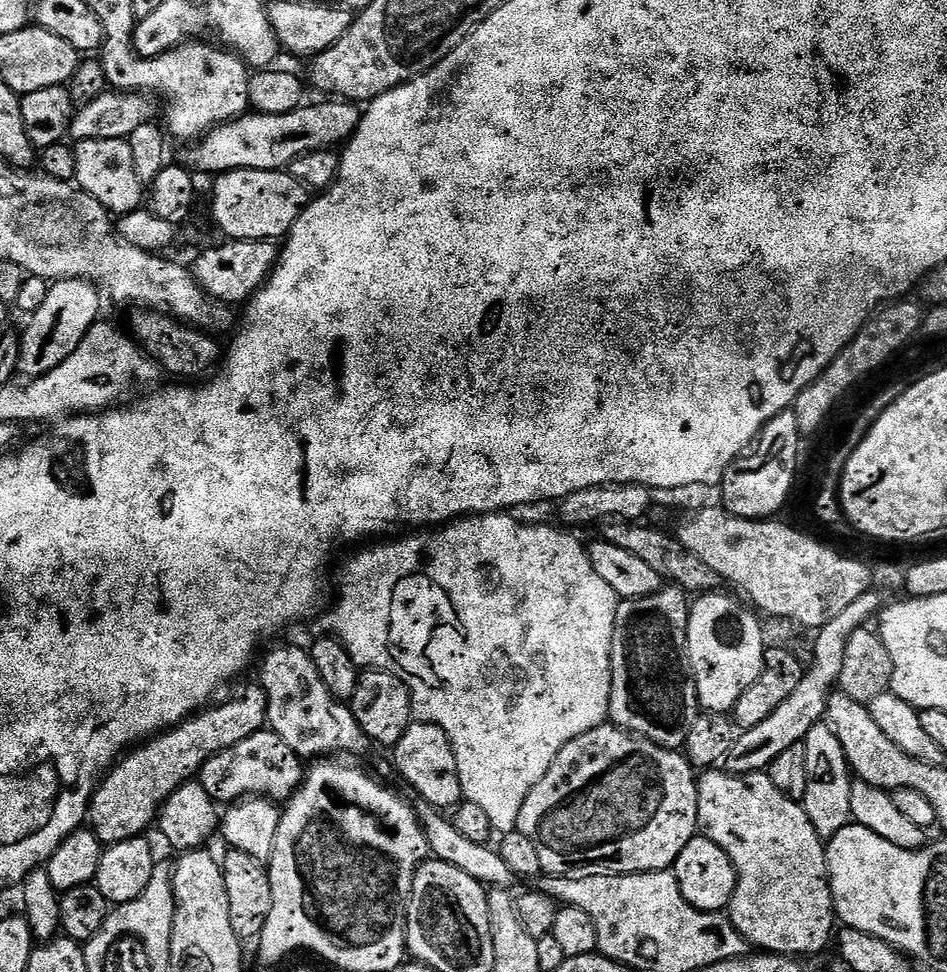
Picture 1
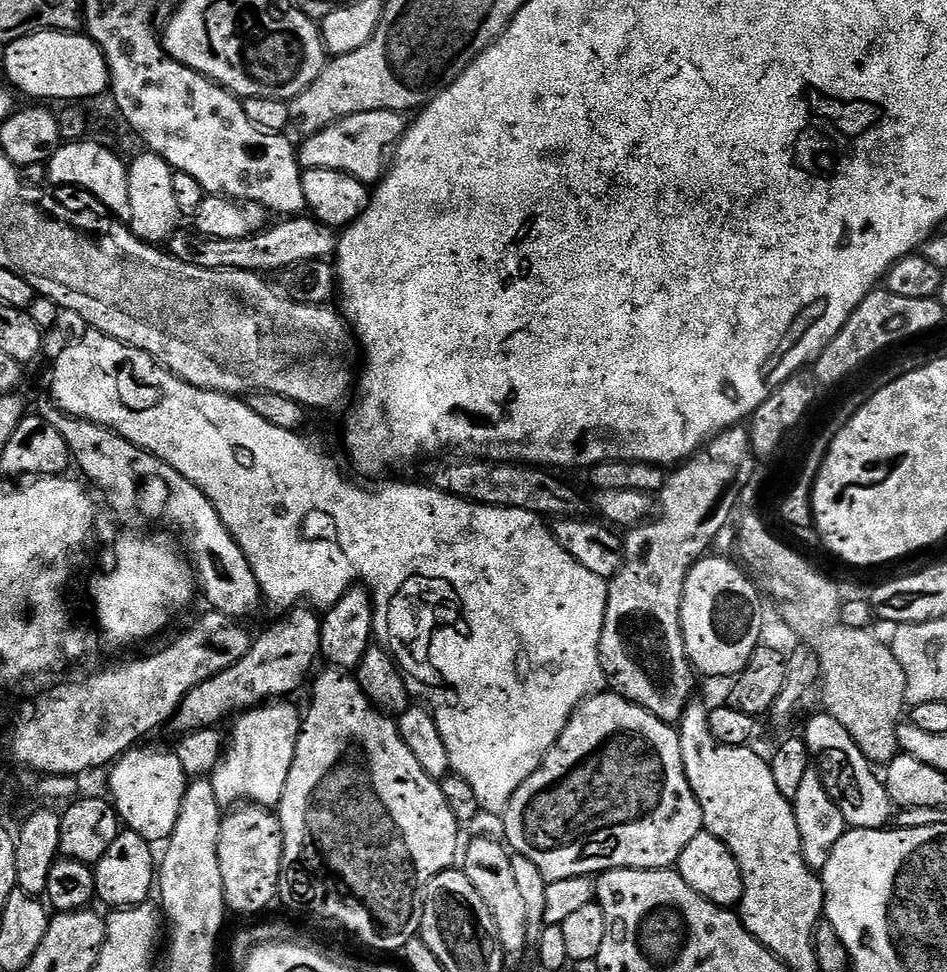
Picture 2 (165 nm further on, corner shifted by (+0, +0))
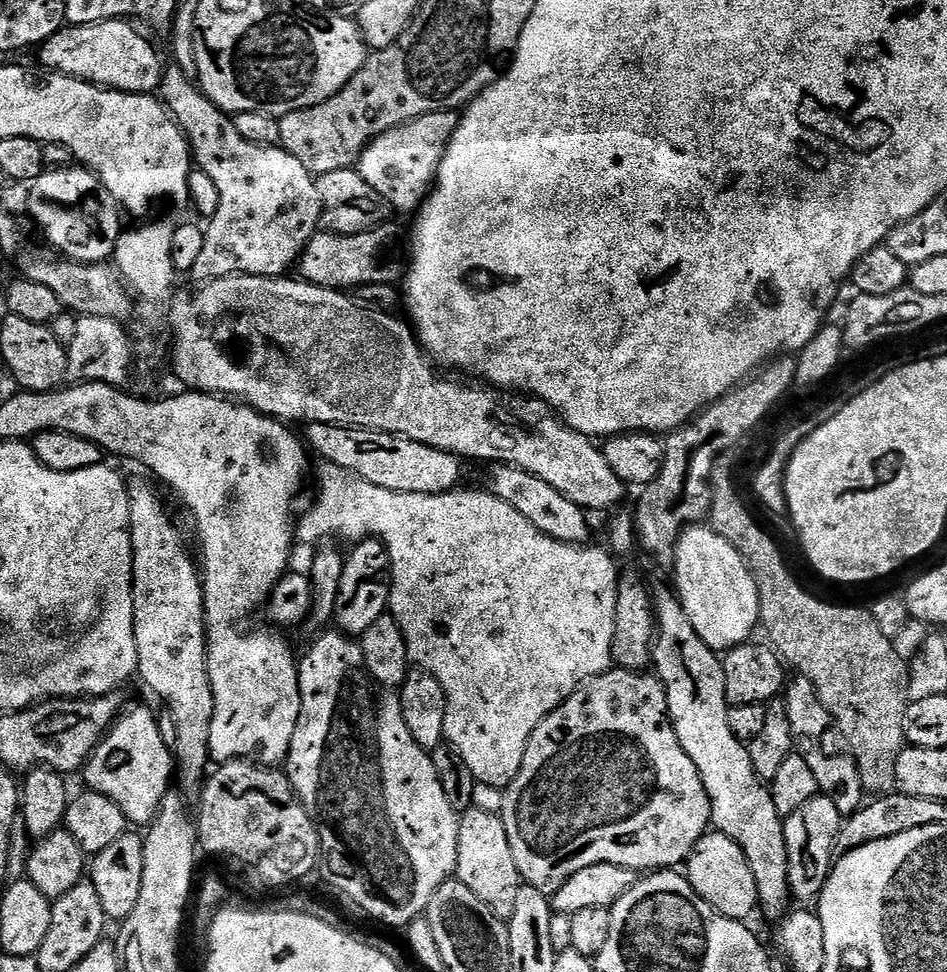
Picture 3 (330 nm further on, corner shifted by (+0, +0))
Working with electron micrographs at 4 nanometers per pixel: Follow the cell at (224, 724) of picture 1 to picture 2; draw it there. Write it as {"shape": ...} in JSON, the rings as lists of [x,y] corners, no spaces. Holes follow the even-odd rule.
{"shape":[[[308,606],[291,609],[289,616],[292,616],[289,620],[272,624],[261,636],[257,635],[250,650],[242,659],[234,662],[234,666],[194,686],[194,690],[186,694],[186,698],[180,703],[179,712],[174,717],[178,733],[211,729],[228,715],[231,717],[233,713],[239,714],[249,708],[258,708],[269,702],[291,697],[288,696],[291,692],[296,692],[303,686],[312,663],[320,656],[321,617]]]}

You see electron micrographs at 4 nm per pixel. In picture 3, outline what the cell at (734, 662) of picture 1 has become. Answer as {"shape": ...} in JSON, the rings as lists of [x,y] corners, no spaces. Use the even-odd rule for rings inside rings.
{"shape":[[[710,526],[685,528],[676,543],[675,564],[674,591],[690,618],[690,626],[698,630],[698,638],[717,654],[748,643],[751,632],[760,624],[758,586],[736,547]]]}

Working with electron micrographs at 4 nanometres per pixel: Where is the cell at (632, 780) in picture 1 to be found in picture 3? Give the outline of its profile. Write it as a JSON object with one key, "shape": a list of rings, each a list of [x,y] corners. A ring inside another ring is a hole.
{"shape":[[[619,666],[596,676],[581,684],[578,691],[566,701],[559,704],[546,719],[539,724],[530,734],[530,742],[526,746],[526,754],[522,758],[522,766],[518,774],[503,789],[504,825],[506,826],[506,838],[510,838],[510,850],[514,850],[514,862],[520,871],[521,881],[546,893],[553,893],[570,878],[570,874],[578,874],[578,870],[586,870],[586,866],[598,866],[599,864],[613,864],[623,868],[641,870],[672,870],[683,865],[692,855],[694,846],[709,831],[712,823],[712,811],[710,810],[710,797],[706,794],[706,786],[702,786],[702,778],[694,766],[694,762],[682,750],[682,746],[676,737],[676,731],[672,729],[672,722],[668,719],[668,690],[660,683],[655,675],[641,670],[632,672],[628,668]]]}

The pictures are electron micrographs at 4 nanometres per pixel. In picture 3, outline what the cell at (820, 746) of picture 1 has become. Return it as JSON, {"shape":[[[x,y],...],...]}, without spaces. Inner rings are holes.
{"shape":[[[818,794],[806,806],[798,806],[794,814],[784,820],[784,837],[786,838],[786,858],[788,859],[788,885],[792,891],[792,900],[796,902],[815,901],[828,876],[832,872],[836,839],[840,833],[842,817],[838,806],[830,798]]]}

